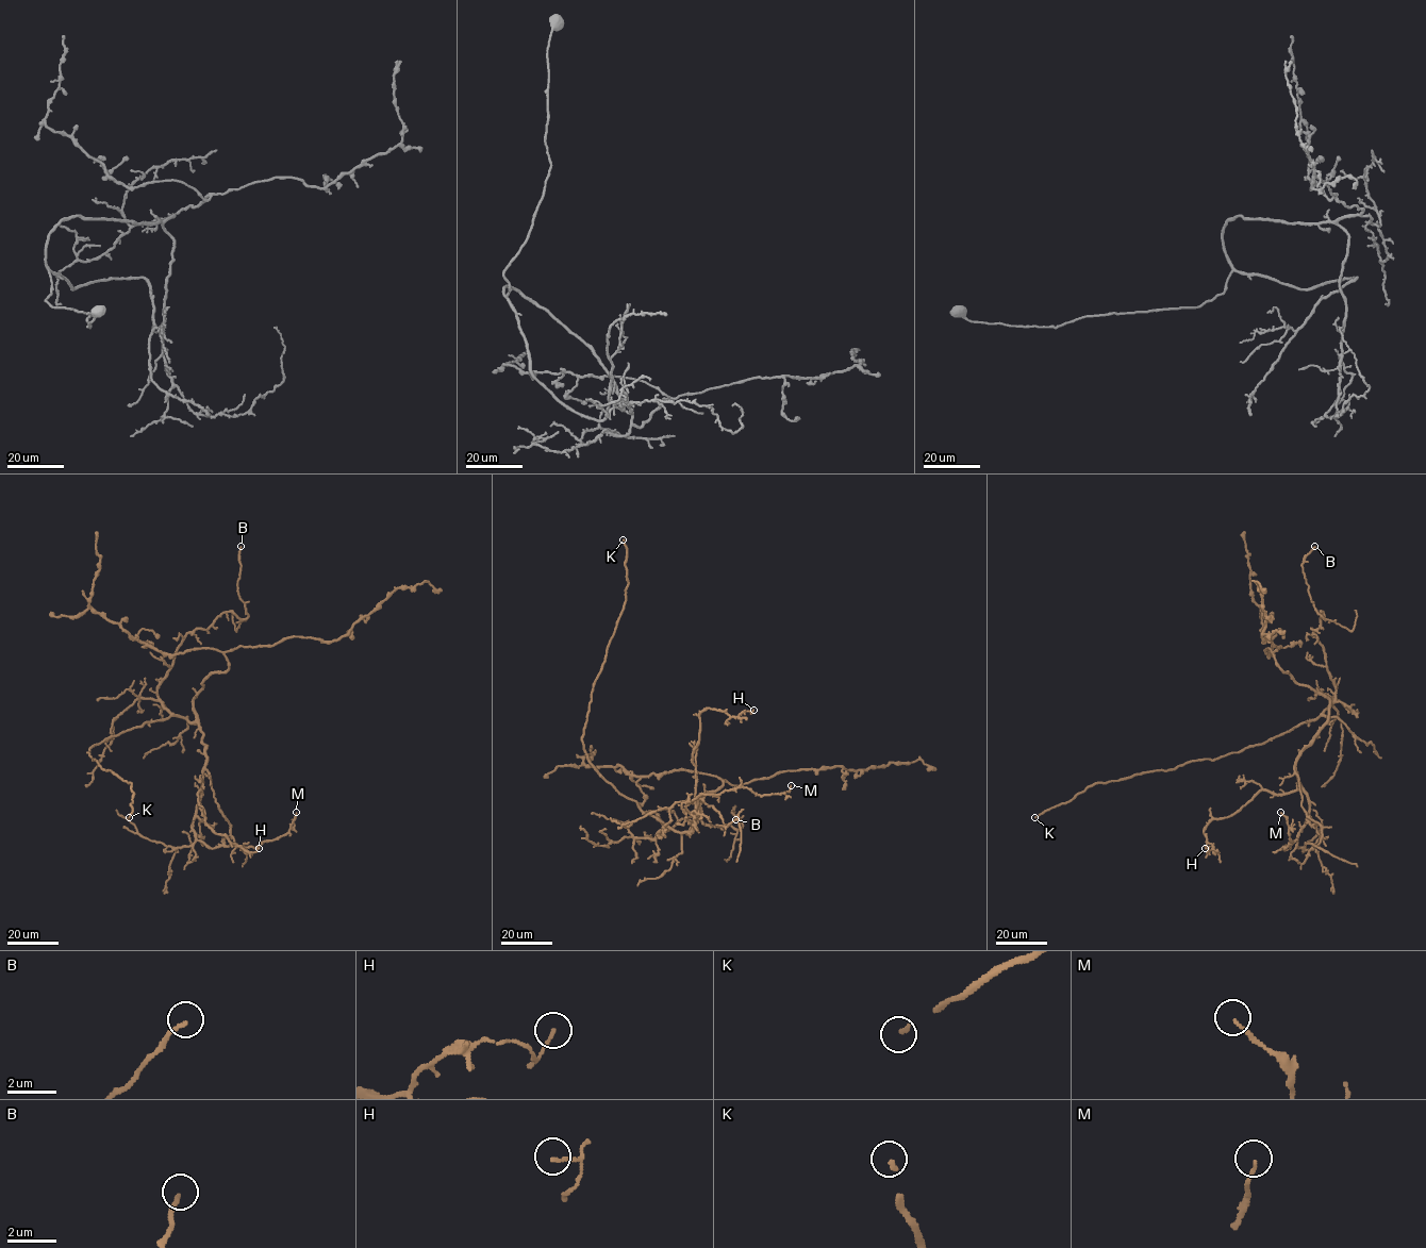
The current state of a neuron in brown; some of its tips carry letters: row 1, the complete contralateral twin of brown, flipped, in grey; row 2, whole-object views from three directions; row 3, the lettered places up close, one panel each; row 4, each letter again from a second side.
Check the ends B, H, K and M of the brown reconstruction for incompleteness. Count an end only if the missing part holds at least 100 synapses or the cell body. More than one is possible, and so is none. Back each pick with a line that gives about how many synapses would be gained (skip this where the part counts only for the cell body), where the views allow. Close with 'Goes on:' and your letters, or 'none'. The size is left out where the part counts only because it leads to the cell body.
Goes on: K

